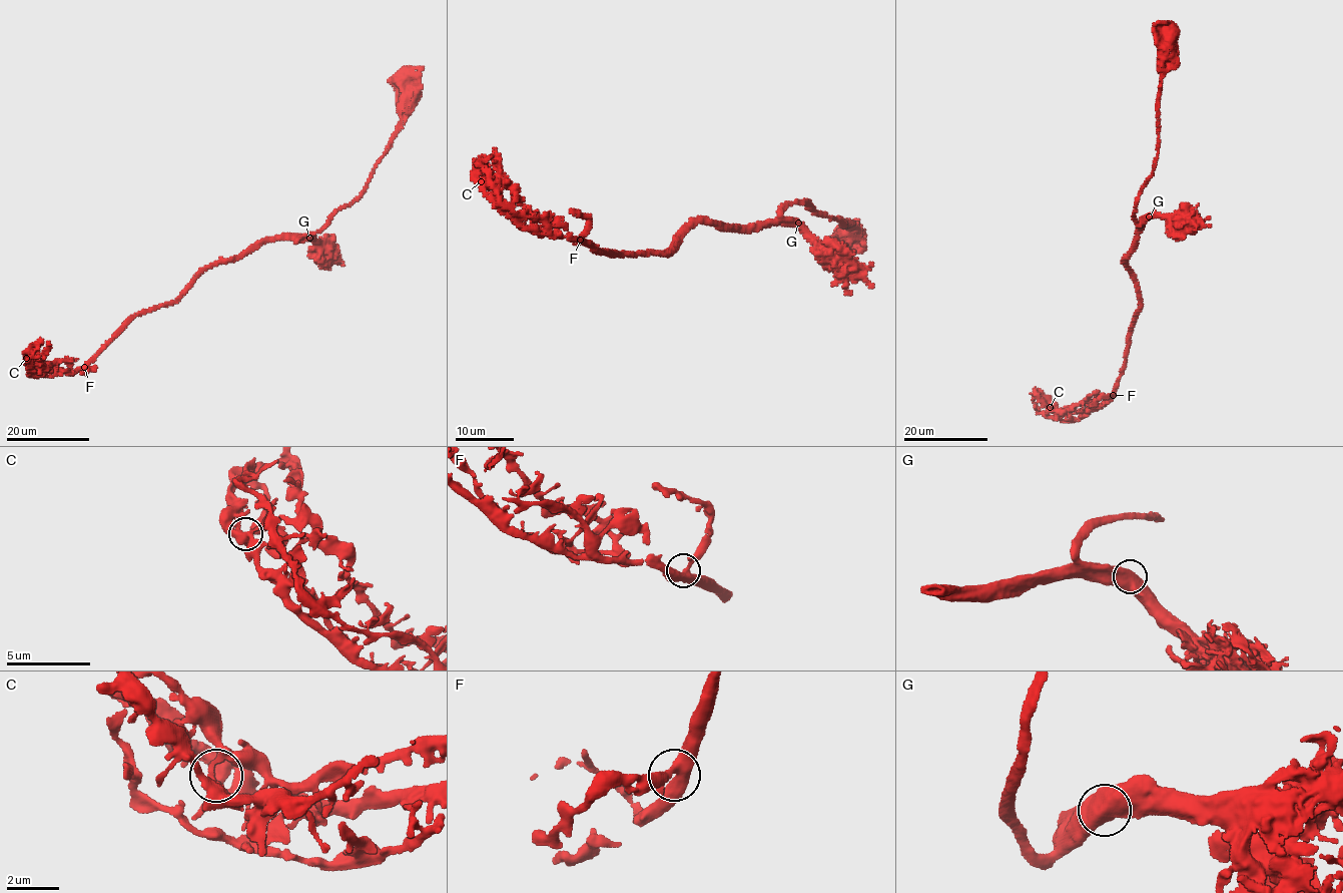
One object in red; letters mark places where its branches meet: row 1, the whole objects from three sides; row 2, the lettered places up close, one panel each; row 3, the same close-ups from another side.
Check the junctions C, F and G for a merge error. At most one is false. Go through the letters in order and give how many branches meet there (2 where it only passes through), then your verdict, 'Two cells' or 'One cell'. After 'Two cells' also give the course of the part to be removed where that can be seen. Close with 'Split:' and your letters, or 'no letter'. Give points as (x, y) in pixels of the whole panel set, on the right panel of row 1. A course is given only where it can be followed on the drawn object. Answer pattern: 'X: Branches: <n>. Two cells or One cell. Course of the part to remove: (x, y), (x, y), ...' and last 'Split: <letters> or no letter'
C: Branches: 3. One cell
F: Branches: 4. One cell
G: Branches: 2. One cell
Split: no letter

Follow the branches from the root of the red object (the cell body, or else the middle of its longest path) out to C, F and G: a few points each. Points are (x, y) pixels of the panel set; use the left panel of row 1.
C: (403, 77), (392, 146), (367, 188), (320, 230), (213, 264), (77, 370), (39, 370), (26, 358)
F: (403, 77), (400, 129), (352, 202), (297, 241), (260, 242), (213, 264), (173, 301), (141, 311), (84, 367)
G: (403, 77), (400, 129), (392, 146), (367, 188), (352, 202), (342, 205), (320, 230), (296, 241), (308, 239)

